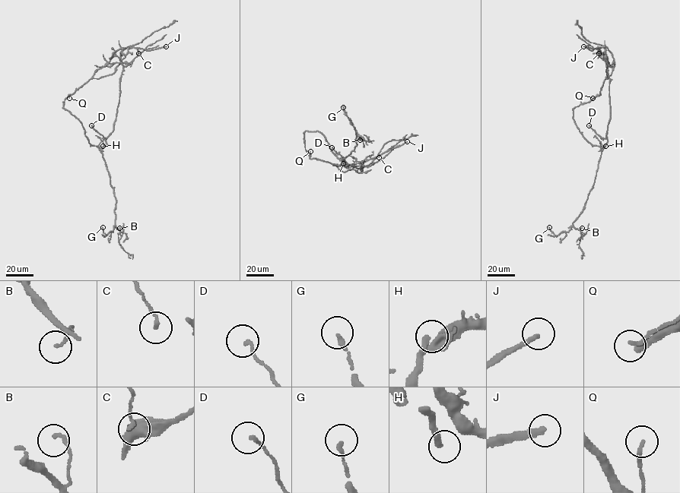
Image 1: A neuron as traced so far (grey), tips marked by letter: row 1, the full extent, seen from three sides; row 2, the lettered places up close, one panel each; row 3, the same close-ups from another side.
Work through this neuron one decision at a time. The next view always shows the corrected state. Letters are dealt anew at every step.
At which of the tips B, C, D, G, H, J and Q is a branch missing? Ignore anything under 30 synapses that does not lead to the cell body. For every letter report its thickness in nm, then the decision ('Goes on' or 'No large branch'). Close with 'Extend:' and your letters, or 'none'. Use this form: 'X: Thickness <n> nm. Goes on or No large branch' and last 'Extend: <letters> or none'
B: Thickness 120 nm. No large branch
C: Thickness 150 nm. No large branch
D: Thickness 120 nm. No large branch
G: Thickness 170 nm. No large branch
H: Thickness 240 nm. Goes on
J: Thickness 240 nm. Goes on
Q: Thickness 180 nm. No large branch
Extend: H, J

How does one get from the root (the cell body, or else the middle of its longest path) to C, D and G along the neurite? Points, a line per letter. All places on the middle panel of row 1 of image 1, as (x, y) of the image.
C: (311, 131), (306, 131), (303, 138), (305, 149), (311, 159), (329, 162), (333, 165), (350, 165), (379, 157)
D: (311, 131), (321, 133), (332, 152), (347, 162), (347, 165), (344, 159), (332, 147)
G: (311, 131), (321, 133), (340, 159), (349, 155), (357, 145), (356, 132), (343, 107)

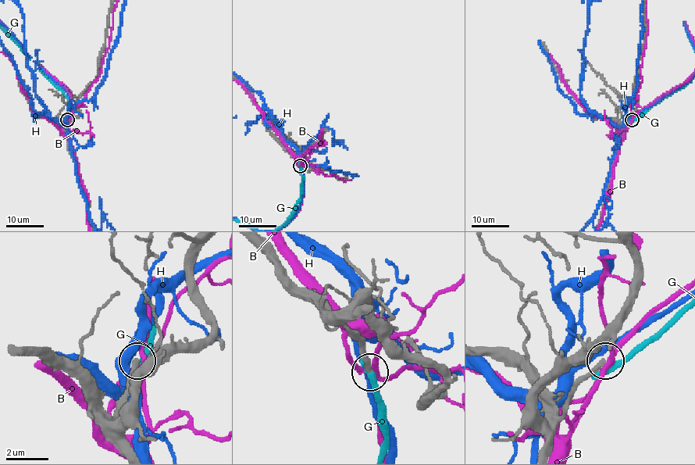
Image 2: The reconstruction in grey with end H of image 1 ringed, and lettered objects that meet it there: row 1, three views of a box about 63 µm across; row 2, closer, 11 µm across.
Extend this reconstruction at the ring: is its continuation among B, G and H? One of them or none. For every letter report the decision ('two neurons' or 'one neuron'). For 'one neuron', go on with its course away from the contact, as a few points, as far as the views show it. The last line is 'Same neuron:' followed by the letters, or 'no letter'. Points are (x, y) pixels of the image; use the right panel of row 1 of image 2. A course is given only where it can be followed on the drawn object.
B: two neurons
G: two neurons
H: two neurons
Same neuron: no letter

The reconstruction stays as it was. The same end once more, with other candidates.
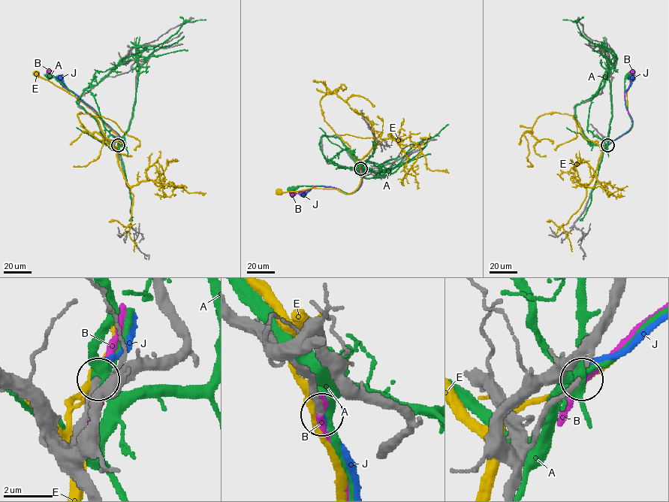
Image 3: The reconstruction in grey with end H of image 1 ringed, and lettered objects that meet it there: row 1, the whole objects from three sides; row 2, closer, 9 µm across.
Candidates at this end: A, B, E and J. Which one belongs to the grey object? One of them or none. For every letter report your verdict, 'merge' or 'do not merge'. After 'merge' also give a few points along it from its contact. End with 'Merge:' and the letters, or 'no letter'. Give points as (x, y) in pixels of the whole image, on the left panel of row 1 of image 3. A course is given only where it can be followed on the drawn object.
A: do not merge
B: do not merge
E: do not merge
J: merge | via (118, 145), (119, 135), (58, 79)
Merge: J

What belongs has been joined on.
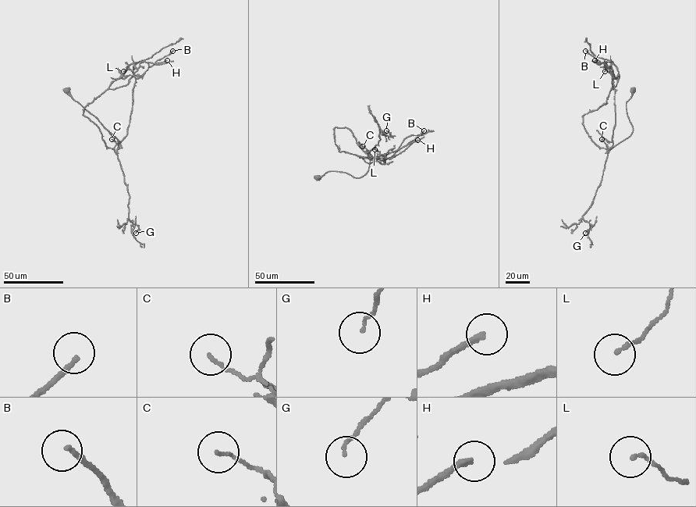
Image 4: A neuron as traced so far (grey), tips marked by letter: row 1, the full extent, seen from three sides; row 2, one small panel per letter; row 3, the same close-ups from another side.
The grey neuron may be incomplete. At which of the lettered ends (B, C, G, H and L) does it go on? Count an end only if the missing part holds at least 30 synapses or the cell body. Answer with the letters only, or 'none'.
none

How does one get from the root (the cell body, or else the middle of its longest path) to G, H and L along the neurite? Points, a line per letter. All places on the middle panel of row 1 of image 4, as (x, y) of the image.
G: (317, 176), (330, 171), (363, 176), (369, 165), (367, 153), (380, 140), (379, 128), (389, 136), (386, 130)
H: (317, 176), (336, 171), (360, 177), (368, 169), (367, 152), (371, 158), (380, 160), (392, 158), (417, 140)
L: (317, 176), (336, 171), (361, 177), (369, 168), (367, 152), (371, 158), (386, 158), (374, 149)

